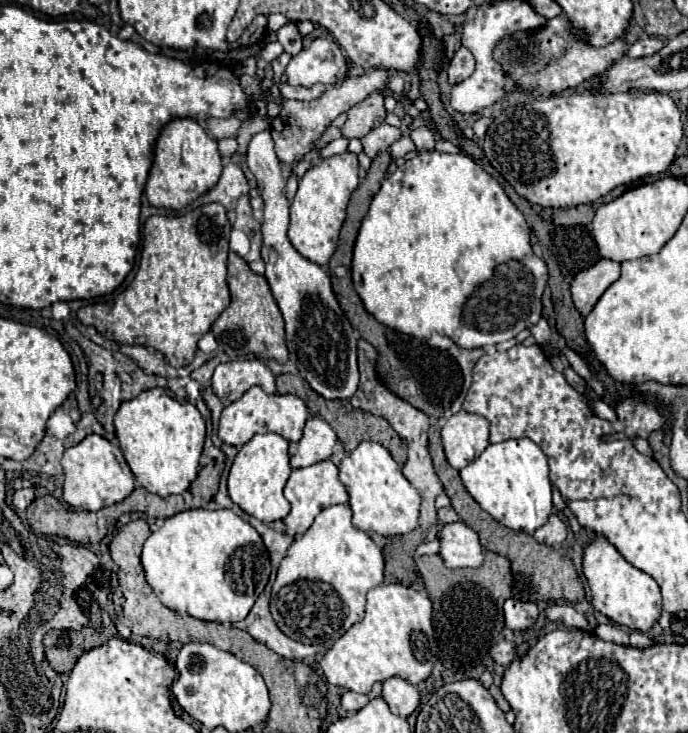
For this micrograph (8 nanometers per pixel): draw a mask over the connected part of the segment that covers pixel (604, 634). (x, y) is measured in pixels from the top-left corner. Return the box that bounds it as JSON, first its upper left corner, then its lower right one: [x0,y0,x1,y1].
[595,624,629,646]

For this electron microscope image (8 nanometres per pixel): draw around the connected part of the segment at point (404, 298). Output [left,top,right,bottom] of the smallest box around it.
[351,150,549,350]

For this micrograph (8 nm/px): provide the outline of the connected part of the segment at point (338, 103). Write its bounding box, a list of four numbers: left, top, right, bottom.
[271,68,389,164]

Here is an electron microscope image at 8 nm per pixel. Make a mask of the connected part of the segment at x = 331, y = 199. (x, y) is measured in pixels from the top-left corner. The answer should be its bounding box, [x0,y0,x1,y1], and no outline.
[289,152,359,266]

